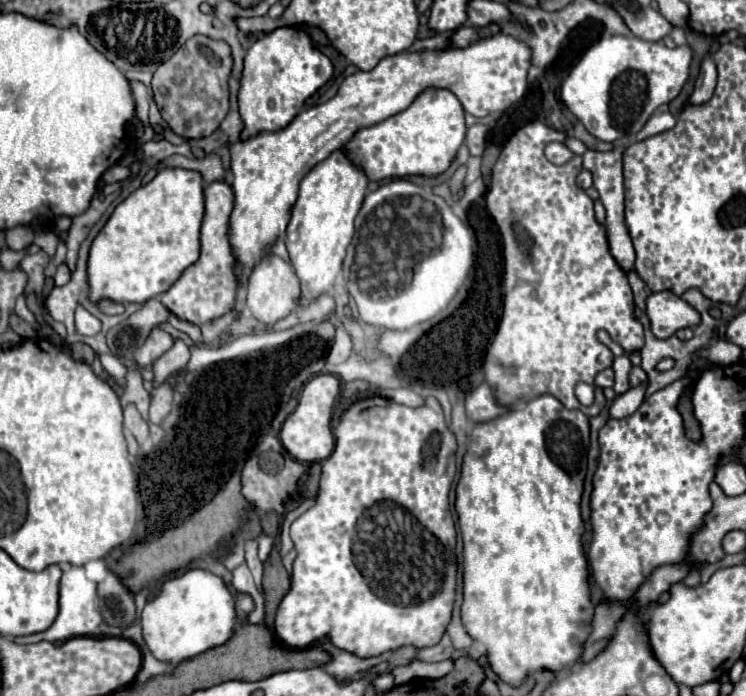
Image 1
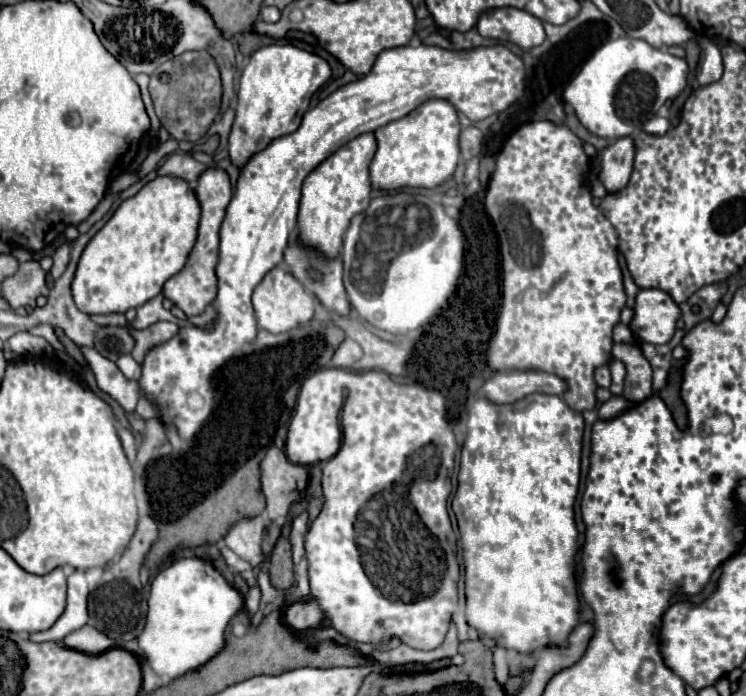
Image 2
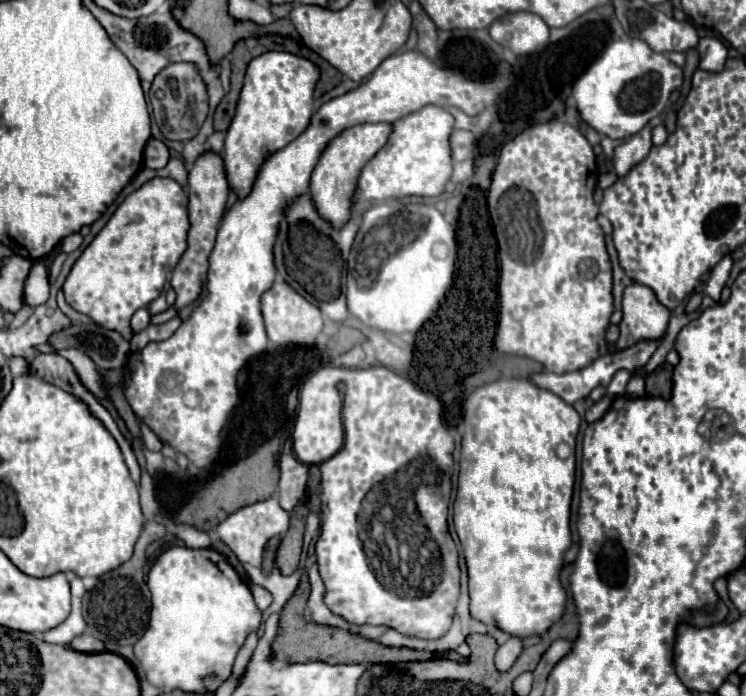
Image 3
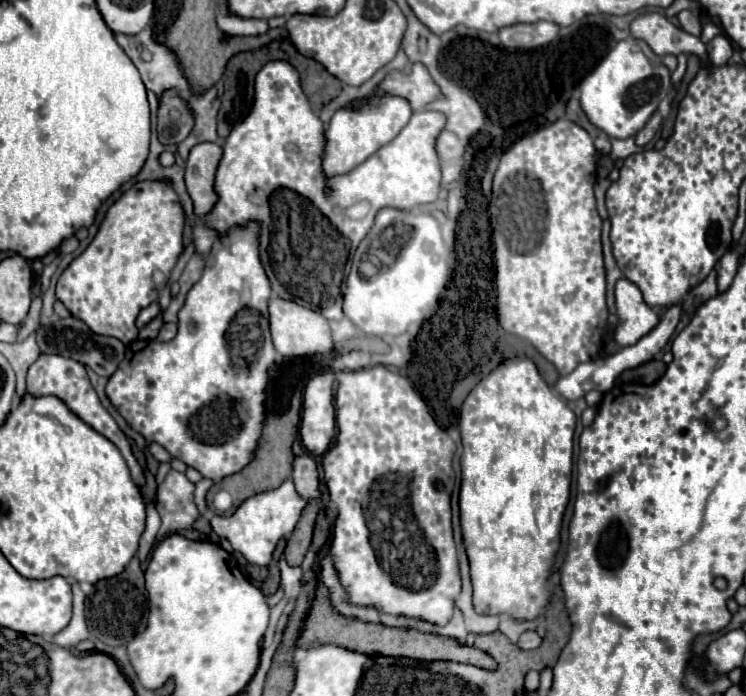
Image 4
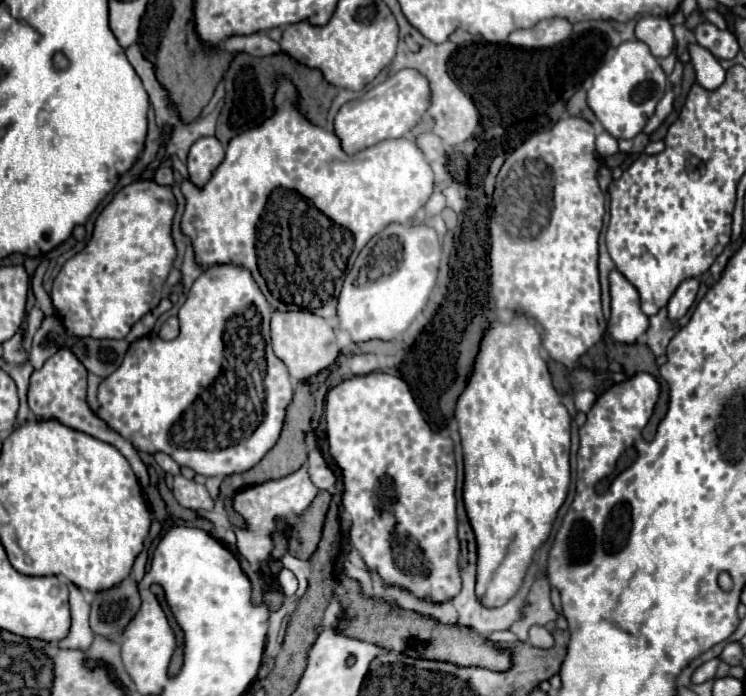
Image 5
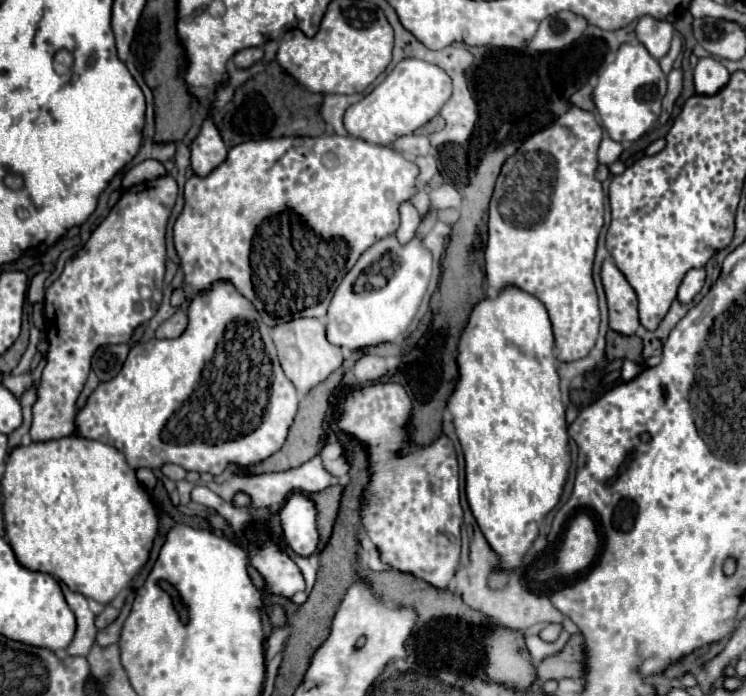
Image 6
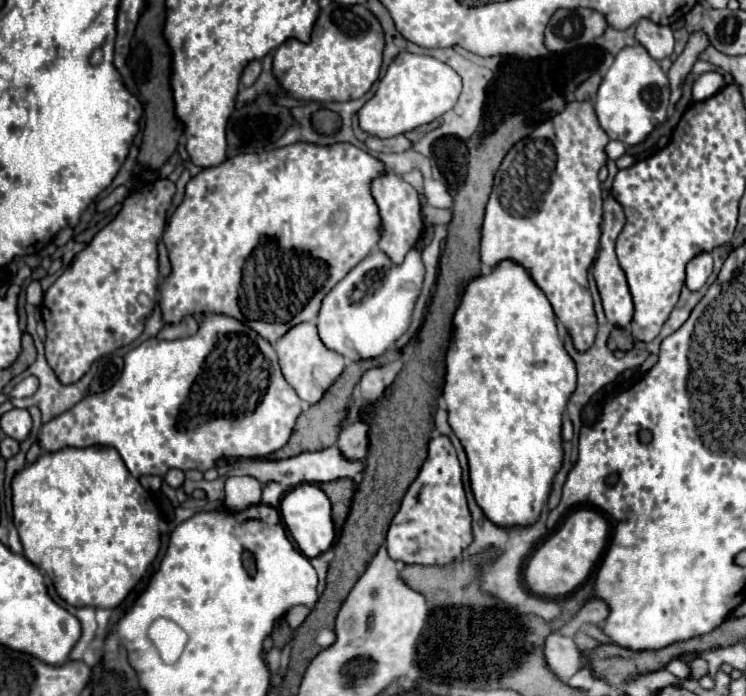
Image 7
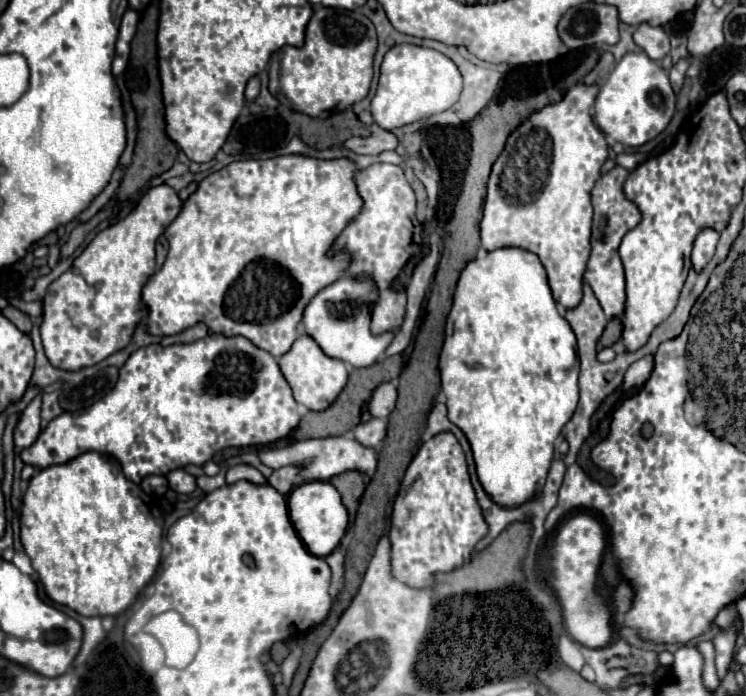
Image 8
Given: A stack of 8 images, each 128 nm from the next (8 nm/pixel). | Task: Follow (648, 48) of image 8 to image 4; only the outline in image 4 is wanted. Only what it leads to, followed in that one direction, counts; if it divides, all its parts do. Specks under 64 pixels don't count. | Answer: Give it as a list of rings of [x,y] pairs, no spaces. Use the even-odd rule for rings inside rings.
[[[660,12],[640,14],[630,24],[630,32],[632,32],[634,38],[644,40],[654,50],[654,54],[658,54],[658,56],[695,54],[702,62],[708,62],[706,44],[700,38],[676,28]]]

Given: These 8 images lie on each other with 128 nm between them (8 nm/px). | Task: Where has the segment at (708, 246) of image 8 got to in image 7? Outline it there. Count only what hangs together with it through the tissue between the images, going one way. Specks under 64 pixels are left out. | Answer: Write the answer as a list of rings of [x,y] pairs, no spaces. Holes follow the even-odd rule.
[[[700,252],[686,266],[686,286],[690,290],[700,290],[706,284],[710,272],[712,272],[712,254]]]

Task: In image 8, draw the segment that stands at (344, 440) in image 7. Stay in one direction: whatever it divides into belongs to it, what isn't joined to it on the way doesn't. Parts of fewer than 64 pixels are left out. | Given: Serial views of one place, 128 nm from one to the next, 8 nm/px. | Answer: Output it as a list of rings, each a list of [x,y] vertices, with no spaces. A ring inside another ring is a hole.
[[[372,418],[370,422],[358,424],[354,430],[354,438],[370,448],[380,448],[384,442],[384,434],[388,434],[388,422],[380,418]]]

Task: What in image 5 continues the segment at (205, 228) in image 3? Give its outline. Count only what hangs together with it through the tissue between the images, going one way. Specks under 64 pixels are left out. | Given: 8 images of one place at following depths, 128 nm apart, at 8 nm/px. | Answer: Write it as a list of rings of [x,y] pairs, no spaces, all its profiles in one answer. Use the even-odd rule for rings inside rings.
[[[206,136],[196,140],[188,152],[190,180],[196,186],[204,186],[222,160],[224,160],[224,148],[218,142],[218,138]]]

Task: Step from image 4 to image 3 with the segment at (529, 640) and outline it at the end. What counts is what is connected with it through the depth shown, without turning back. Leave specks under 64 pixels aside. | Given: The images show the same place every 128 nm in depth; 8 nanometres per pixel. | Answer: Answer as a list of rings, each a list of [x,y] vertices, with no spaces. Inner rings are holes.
[[[510,638],[506,644],[502,644],[496,652],[496,668],[500,672],[506,672],[514,662],[516,658],[520,656],[520,652],[524,650],[524,644],[520,638]]]

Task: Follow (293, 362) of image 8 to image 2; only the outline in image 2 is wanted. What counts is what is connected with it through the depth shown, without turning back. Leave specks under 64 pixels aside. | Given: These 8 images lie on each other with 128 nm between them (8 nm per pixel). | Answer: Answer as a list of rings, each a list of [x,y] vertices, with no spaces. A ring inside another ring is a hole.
[[[280,266],[270,270],[264,276],[264,280],[256,286],[254,296],[252,296],[252,304],[254,304],[258,326],[262,330],[268,330],[270,334],[284,334],[292,328],[310,324],[316,314],[316,304],[314,304],[312,296],[302,288],[302,284],[292,274],[288,274]]]

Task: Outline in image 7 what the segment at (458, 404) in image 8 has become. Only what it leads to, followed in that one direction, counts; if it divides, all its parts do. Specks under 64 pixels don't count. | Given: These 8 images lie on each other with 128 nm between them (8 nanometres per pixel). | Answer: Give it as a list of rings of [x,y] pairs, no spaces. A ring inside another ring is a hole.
[[[498,262],[492,266],[492,270],[478,274],[472,278],[462,294],[460,306],[456,310],[453,318],[454,335],[446,351],[445,364],[446,374],[444,376],[444,390],[442,396],[448,404],[448,424],[452,426],[454,434],[460,438],[462,446],[466,448],[468,462],[470,462],[470,482],[472,490],[476,496],[476,502],[484,510],[484,514],[498,526],[516,526],[516,524],[534,524],[536,518],[540,516],[540,510],[544,502],[548,500],[550,494],[550,484],[554,474],[558,472],[562,464],[562,414],[568,404],[568,398],[572,396],[572,390],[576,390],[576,364],[572,362],[572,356],[568,354],[564,342],[558,336],[558,326],[556,326],[556,314],[546,298],[546,294],[528,278],[528,270],[520,266],[520,262]]]

